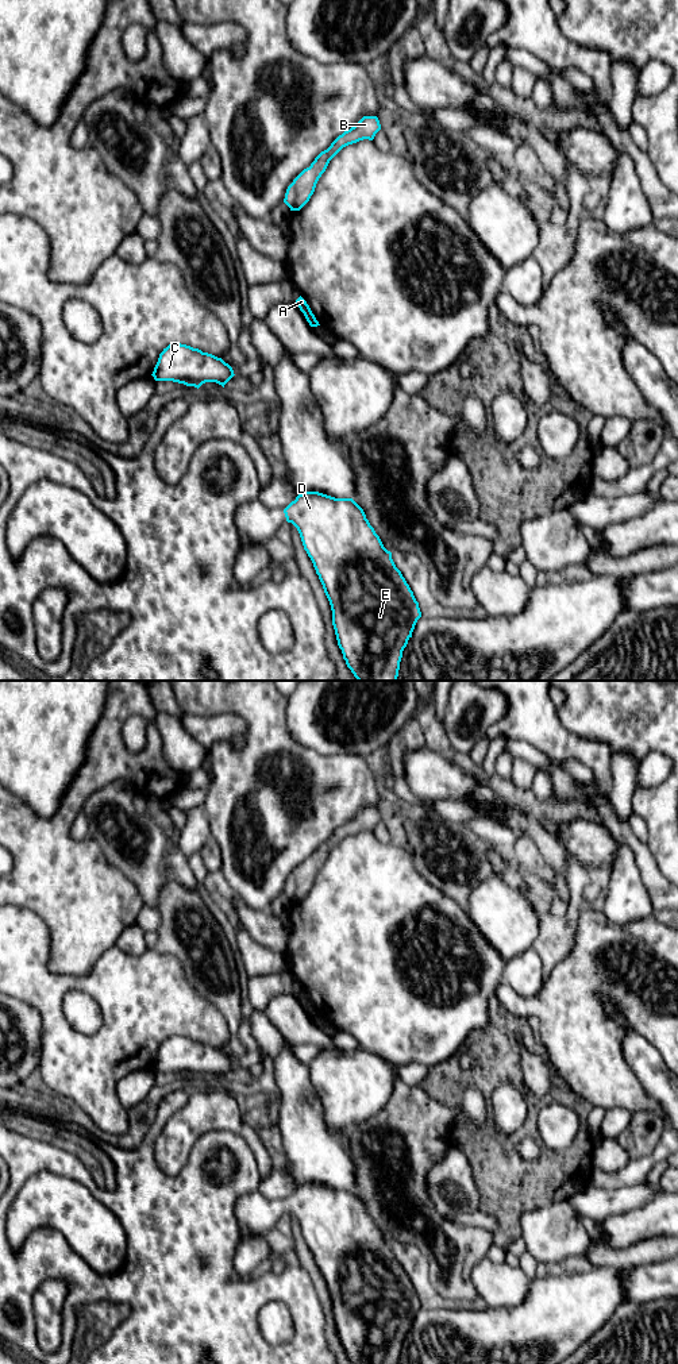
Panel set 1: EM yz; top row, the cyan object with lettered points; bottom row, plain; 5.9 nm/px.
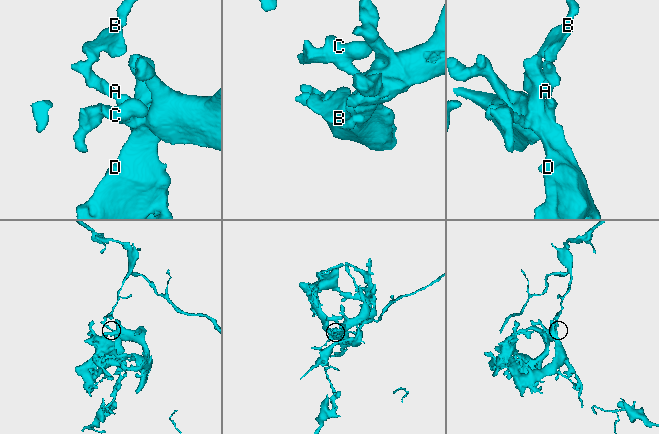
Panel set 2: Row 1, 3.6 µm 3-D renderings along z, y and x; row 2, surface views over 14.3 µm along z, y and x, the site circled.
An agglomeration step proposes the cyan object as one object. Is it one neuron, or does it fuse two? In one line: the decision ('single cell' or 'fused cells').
fused cells

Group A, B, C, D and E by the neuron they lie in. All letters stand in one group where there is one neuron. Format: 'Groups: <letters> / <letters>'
Groups: A B / C D E

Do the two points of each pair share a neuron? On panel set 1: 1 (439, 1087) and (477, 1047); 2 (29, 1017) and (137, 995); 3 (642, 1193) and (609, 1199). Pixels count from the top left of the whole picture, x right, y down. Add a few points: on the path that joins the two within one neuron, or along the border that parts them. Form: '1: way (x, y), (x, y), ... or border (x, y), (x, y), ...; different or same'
1: way (447, 1075), (455, 1058), (465, 1050); same
2: border (14, 997), (30, 1004), (38, 1012), (41, 1047); different
3: way (634, 1197), (617, 1199); same

